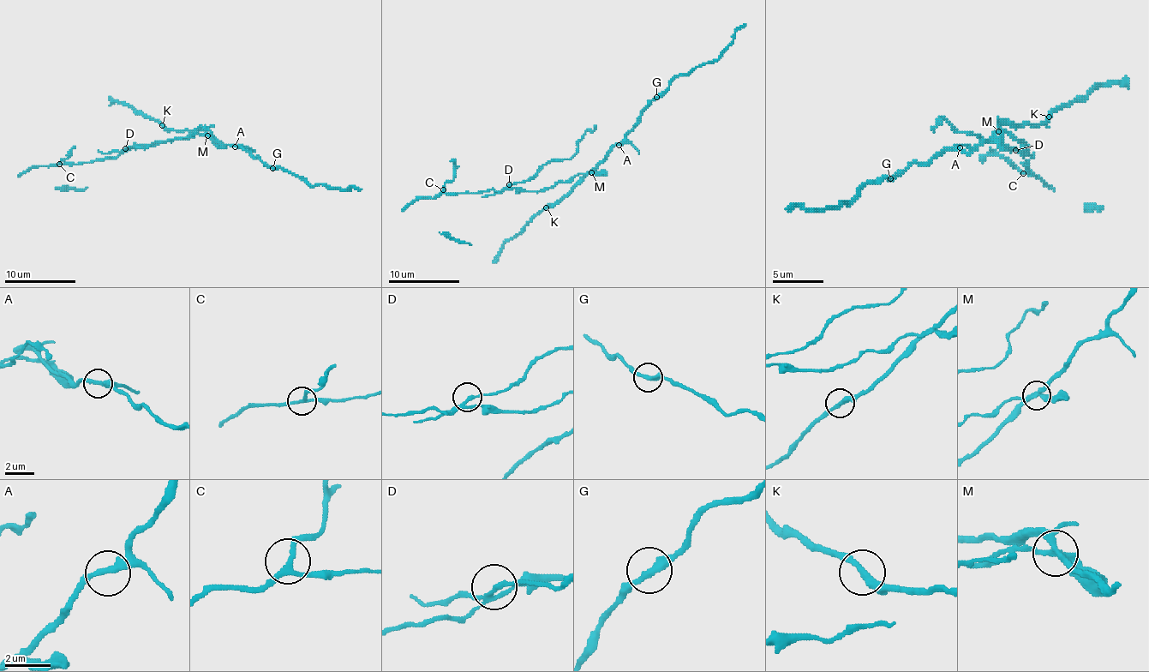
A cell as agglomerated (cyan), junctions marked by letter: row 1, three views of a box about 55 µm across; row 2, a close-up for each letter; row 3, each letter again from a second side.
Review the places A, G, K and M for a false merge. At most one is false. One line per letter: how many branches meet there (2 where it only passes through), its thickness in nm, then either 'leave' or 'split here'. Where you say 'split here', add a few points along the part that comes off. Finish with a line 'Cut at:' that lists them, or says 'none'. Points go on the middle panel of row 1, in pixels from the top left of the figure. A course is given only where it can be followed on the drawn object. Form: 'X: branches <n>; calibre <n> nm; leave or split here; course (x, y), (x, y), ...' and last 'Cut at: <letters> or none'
A: branches 2; calibre 300 nm; leave
G: branches 2; calibre 300 nm; leave
K: branches 2; calibre 280 nm; leave
M: branches 5; calibre 280 nm; split here
Cut at: M

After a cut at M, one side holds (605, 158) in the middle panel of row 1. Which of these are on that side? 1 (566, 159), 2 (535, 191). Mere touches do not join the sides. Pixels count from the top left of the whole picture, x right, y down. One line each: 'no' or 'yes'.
1: no
2: no

